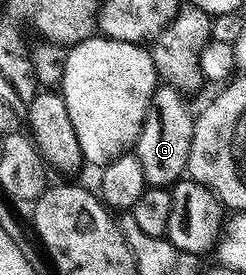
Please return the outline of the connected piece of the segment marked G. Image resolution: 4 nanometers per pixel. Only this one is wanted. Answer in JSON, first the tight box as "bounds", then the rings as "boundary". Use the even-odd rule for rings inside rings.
{"bounds":[135,84,194,187],"boundary":[[[158,84],[153,103],[137,136],[135,155],[143,166],[145,184],[149,187],[172,187],[186,176],[191,155],[194,114],[185,106],[186,98],[167,84]]]}

